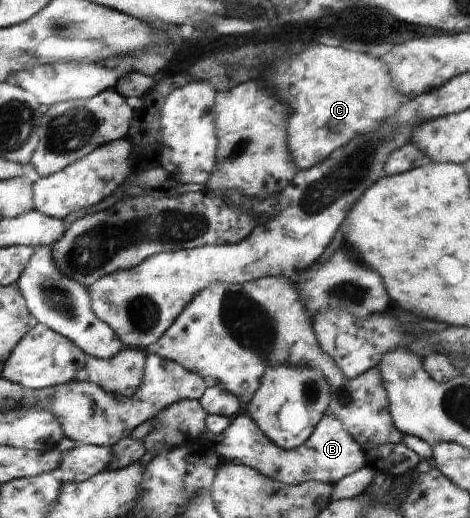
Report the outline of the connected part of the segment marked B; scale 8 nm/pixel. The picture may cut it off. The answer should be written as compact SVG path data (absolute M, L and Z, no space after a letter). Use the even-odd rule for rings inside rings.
M247 414L232 418L232 422L219 434L211 436L211 444L217 450L222 461L240 463L258 470L267 478L278 480L288 485L301 482L322 482L334 484L348 474L353 474L369 466L365 452L358 441L347 431L335 415L325 416L318 422L317 428L305 445L299 448L283 449L271 442L258 423Z

